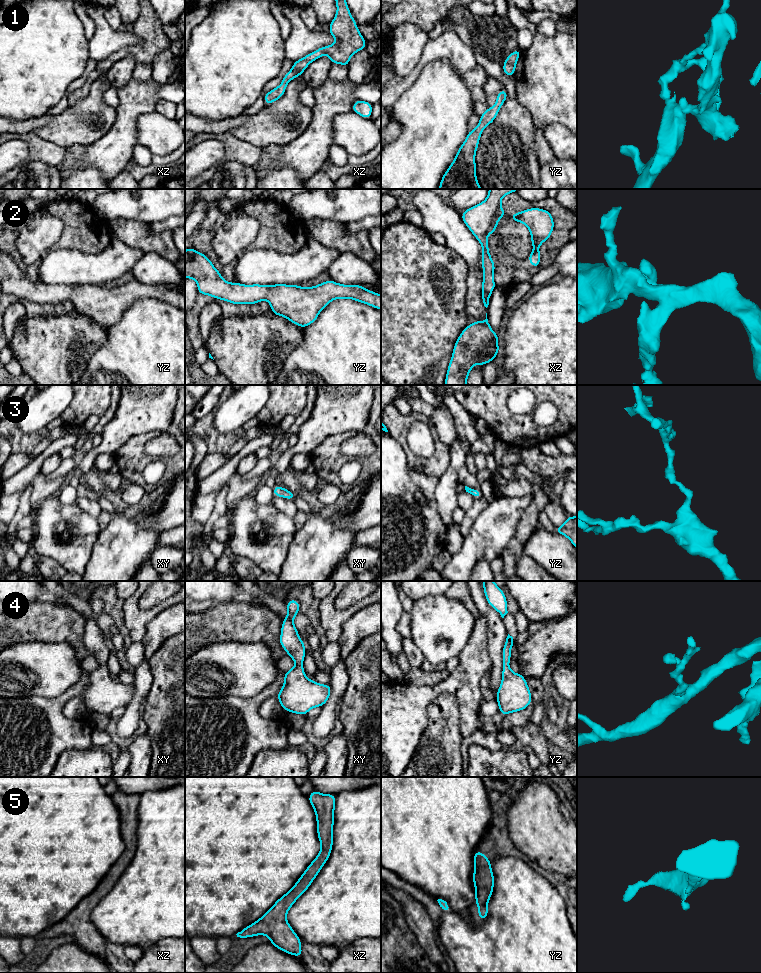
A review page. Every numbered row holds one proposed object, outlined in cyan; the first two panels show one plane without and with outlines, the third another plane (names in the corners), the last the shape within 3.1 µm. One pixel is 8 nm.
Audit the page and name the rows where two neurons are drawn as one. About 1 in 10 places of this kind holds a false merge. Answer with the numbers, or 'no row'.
no row

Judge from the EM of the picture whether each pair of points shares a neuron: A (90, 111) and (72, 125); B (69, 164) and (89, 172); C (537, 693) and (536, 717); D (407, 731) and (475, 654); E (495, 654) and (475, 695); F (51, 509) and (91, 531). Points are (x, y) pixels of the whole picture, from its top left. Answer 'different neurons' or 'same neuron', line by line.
A: same neuron
B: same neuron
C: different neurons
D: same neuron
E: different neurons
F: same neuron

